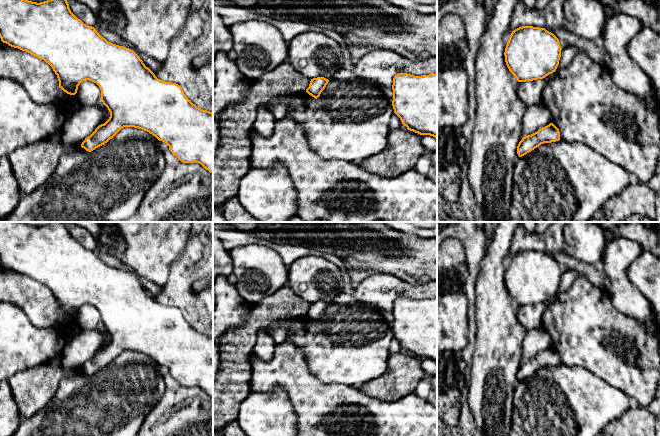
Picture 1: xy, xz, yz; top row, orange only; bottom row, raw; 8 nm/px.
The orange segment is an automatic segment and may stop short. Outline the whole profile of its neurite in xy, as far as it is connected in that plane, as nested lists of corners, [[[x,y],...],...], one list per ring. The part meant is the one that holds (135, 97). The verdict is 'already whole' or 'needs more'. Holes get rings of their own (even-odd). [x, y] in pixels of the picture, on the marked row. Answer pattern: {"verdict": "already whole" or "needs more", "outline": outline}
{"verdict": "already whole", "outline": [[[0,0],[0,38],[3,43],[6,43],[11,47],[18,48],[22,51],[26,51],[31,55],[48,63],[57,75],[59,87],[67,94],[75,95],[77,93],[78,86],[86,80],[92,81],[99,86],[101,90],[101,101],[109,110],[110,117],[104,124],[99,125],[95,129],[95,131],[90,136],[85,138],[85,140],[82,142],[81,147],[84,148],[86,151],[91,152],[96,148],[104,145],[110,139],[112,139],[122,128],[134,127],[147,131],[155,136],[159,141],[165,142],[169,146],[169,150],[172,152],[172,154],[176,156],[181,162],[199,163],[206,170],[213,174],[213,113],[207,110],[203,110],[193,104],[186,97],[181,86],[179,86],[178,84],[165,82],[158,79],[155,74],[148,67],[145,66],[143,61],[133,50],[108,42],[95,30],[94,27],[84,24],[71,12],[67,0],[47,0],[40,3],[28,0]]]}

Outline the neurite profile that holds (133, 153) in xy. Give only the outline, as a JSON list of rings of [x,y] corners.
[[[124,127],[107,143],[91,152],[81,146],[69,148],[61,156],[53,175],[33,192],[22,195],[14,210],[0,219],[1,222],[122,222],[132,217],[145,192],[164,172],[165,158],[158,141],[147,131]]]

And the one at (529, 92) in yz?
[[[553,73],[549,74],[543,79],[518,82],[516,91],[519,99],[526,106],[531,106],[534,104],[541,103],[541,96],[543,89],[552,77],[553,77]]]

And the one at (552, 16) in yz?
[[[518,0],[512,15],[510,31],[522,26],[533,26],[539,28],[563,28],[565,0],[552,0],[550,5],[542,10],[536,8],[528,10],[523,0]]]

